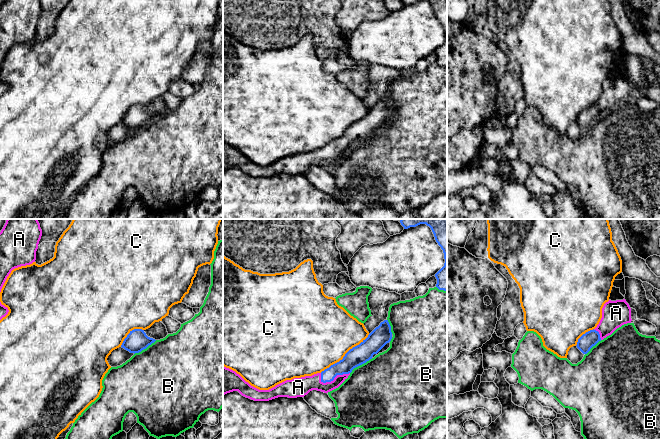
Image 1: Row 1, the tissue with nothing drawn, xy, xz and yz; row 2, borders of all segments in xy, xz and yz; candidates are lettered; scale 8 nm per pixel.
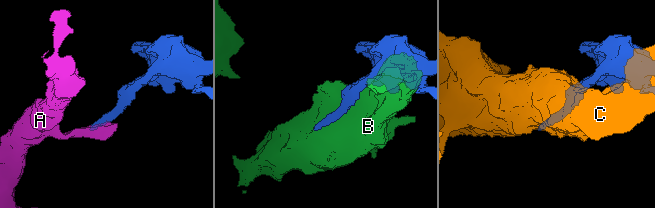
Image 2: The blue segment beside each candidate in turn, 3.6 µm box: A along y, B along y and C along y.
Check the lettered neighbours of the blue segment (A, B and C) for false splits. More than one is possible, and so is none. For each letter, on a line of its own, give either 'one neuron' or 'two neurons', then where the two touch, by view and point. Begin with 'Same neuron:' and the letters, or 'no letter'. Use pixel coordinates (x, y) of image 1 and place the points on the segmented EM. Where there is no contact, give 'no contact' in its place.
Same neuron: A
A: one neuron | xz (334, 377)
B: two neurons | xz (360, 364)
C: two neurons | xz (345, 355)

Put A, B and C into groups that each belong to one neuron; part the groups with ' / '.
A / B / C

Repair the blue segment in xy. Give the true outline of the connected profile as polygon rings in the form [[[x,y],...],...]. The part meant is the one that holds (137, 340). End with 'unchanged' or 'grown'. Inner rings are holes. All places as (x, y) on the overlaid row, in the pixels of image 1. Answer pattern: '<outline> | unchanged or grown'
[[[134,329],[130,331],[127,337],[124,339],[121,347],[130,353],[139,353],[146,349],[149,345],[156,340],[146,335],[142,329]]] | unchanged

